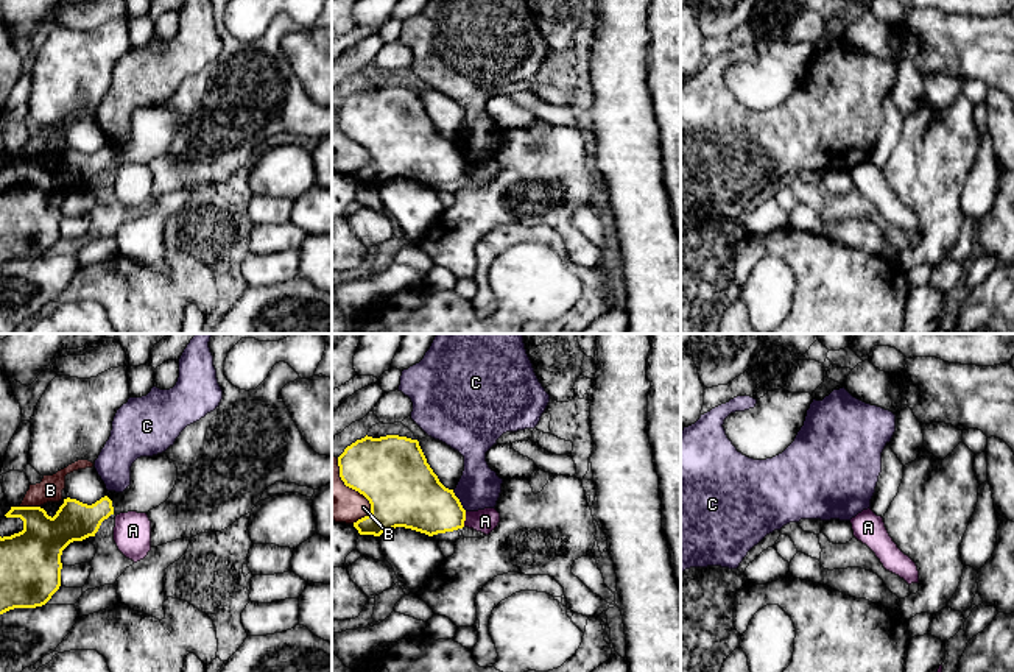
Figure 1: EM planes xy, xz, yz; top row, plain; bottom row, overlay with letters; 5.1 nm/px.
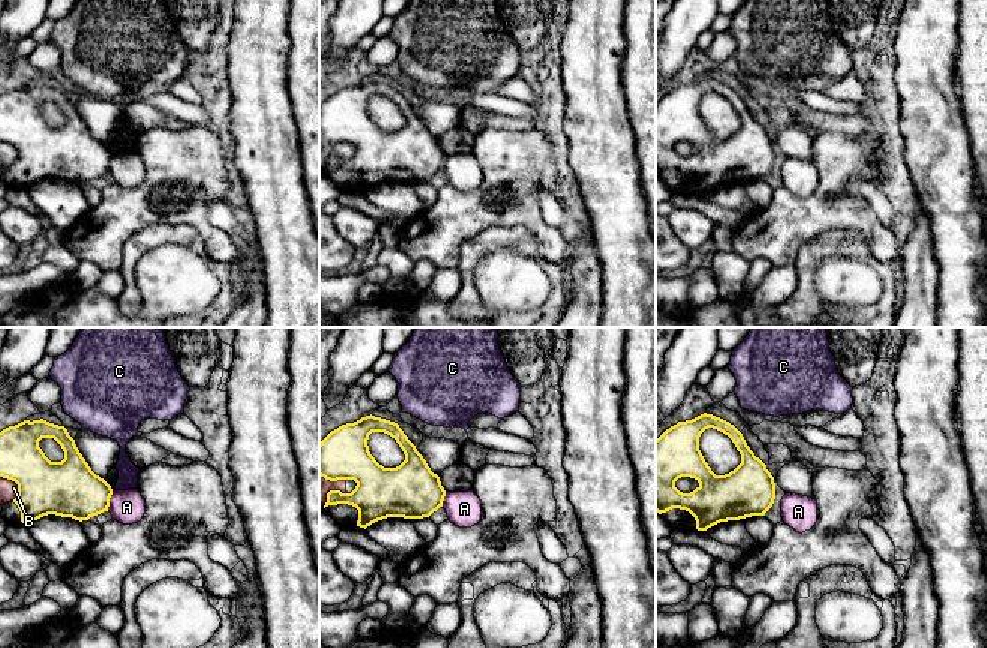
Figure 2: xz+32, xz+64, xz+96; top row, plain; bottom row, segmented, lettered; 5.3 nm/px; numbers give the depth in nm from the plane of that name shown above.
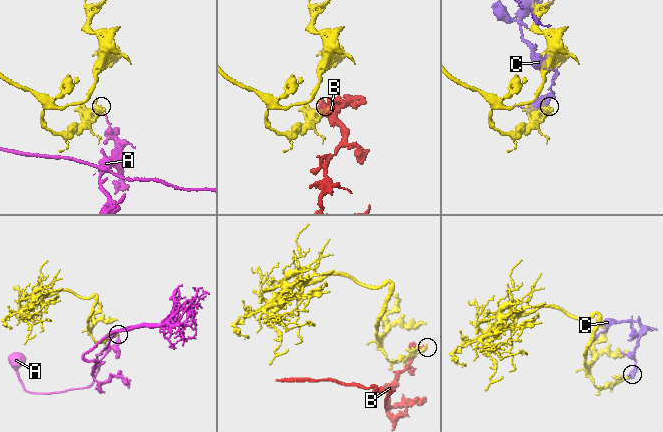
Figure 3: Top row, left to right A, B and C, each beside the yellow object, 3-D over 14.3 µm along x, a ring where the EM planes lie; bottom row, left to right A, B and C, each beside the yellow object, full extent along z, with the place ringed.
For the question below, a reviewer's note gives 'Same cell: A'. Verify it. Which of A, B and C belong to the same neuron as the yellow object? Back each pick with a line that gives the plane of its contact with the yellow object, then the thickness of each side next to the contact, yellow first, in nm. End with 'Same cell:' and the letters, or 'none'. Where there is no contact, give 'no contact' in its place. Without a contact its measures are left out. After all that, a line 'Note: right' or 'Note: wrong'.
Same cell: none
Note: wrong

